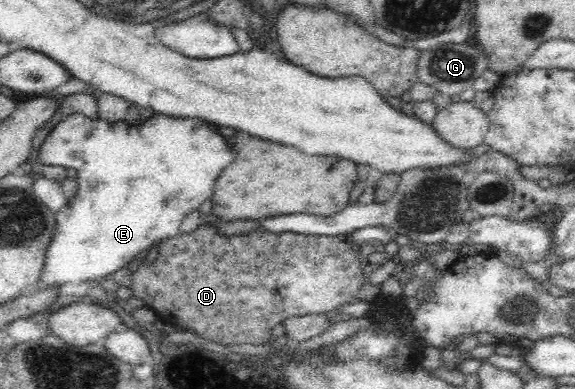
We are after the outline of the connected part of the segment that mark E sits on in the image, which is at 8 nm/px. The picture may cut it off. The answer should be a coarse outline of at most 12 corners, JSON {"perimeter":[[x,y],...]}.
{"perimeter":[[63,118],[38,287],[153,254],[236,152],[201,118]]}

